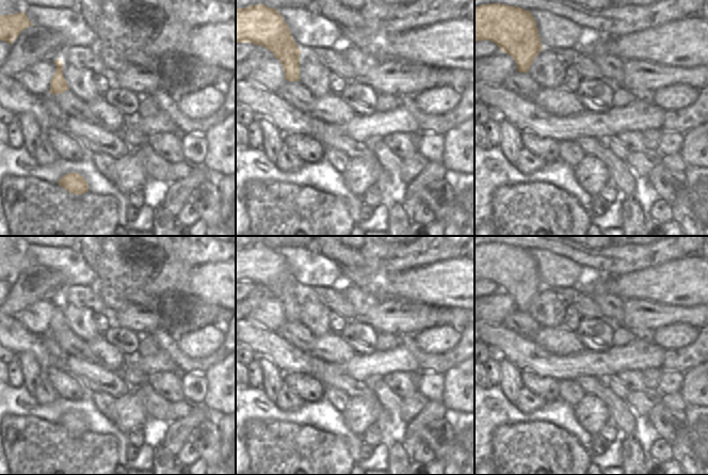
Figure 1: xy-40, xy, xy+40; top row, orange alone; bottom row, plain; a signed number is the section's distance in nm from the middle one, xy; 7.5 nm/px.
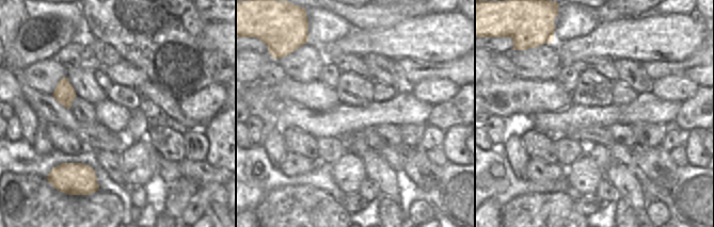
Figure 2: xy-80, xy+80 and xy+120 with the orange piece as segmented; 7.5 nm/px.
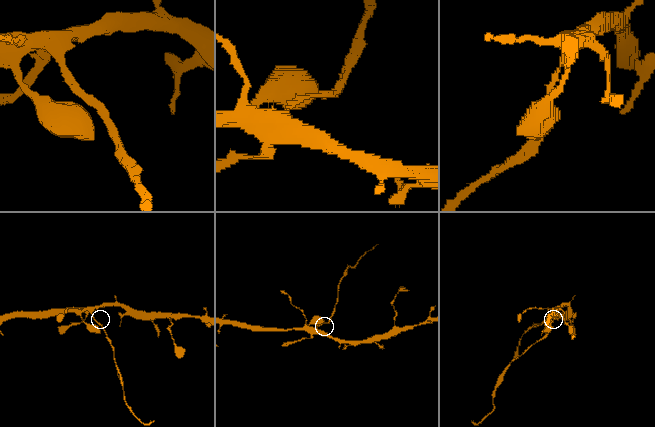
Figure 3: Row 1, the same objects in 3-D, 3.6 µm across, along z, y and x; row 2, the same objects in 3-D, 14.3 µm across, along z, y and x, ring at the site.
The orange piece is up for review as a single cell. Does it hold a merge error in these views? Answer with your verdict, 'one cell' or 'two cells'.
two cells

